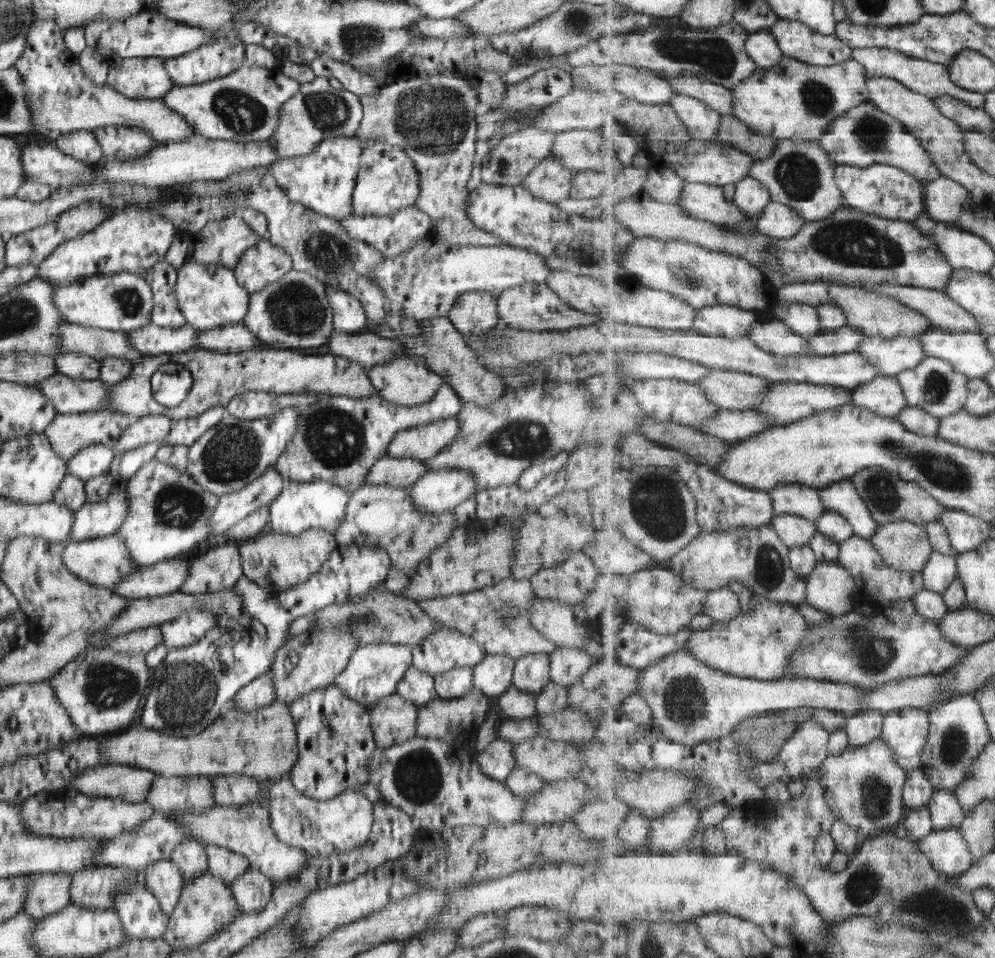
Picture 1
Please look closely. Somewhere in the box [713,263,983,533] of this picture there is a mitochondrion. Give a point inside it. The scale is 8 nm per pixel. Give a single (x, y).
(945, 472)

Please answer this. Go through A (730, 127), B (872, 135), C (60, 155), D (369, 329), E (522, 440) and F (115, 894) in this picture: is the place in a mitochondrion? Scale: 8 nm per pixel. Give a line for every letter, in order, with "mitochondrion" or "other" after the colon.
A: other
B: mitochondrion
C: other
D: other
E: mitochondrion
F: other

